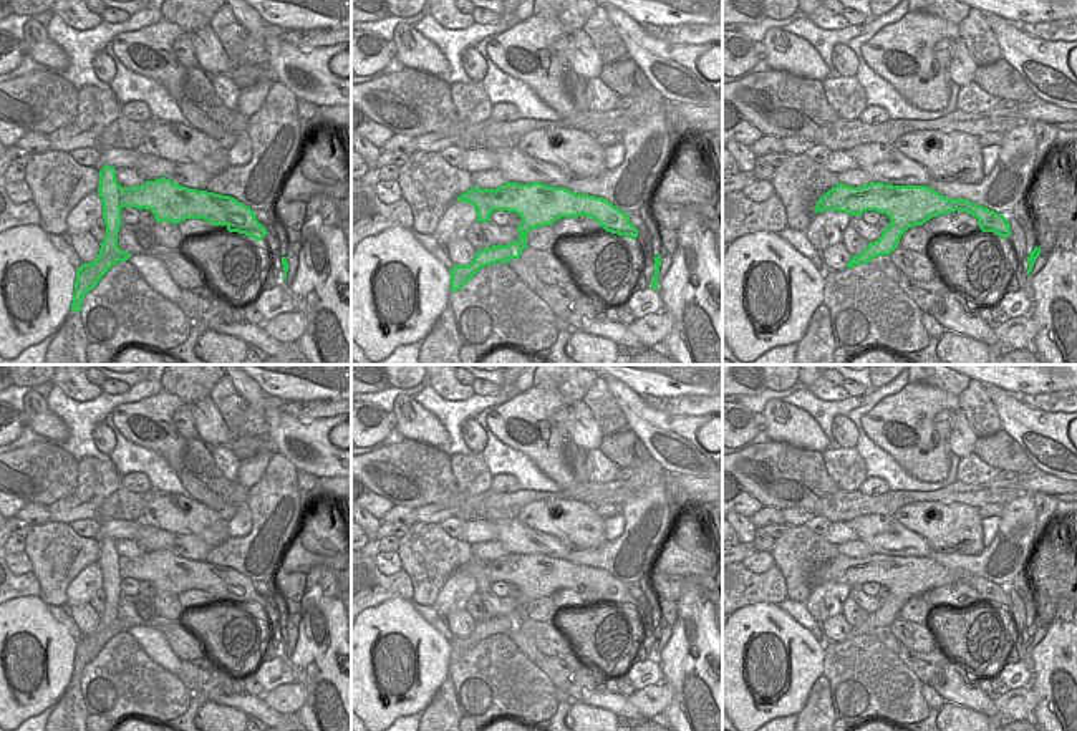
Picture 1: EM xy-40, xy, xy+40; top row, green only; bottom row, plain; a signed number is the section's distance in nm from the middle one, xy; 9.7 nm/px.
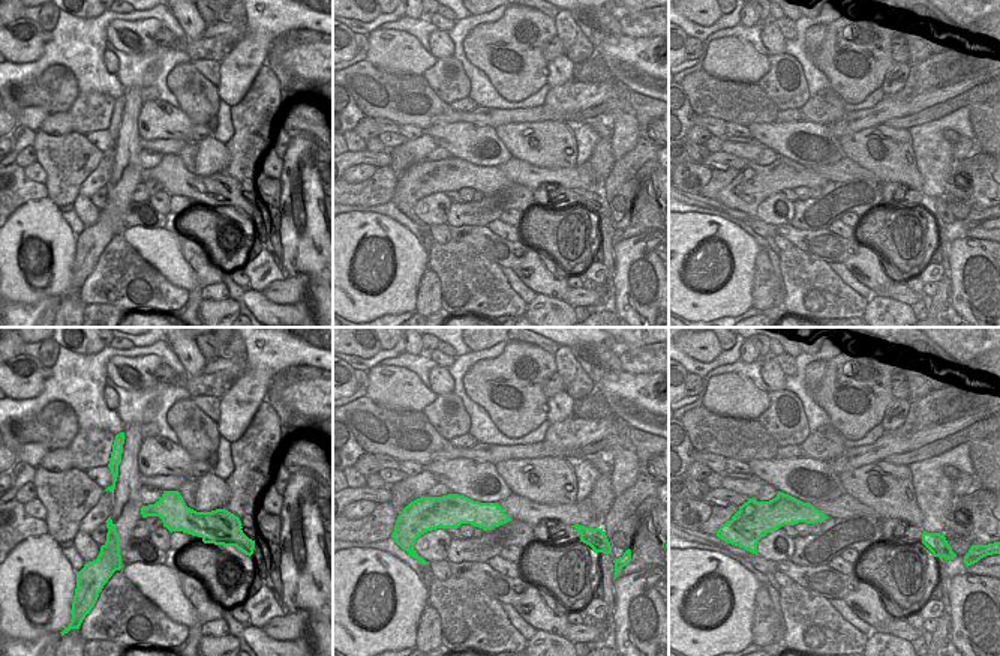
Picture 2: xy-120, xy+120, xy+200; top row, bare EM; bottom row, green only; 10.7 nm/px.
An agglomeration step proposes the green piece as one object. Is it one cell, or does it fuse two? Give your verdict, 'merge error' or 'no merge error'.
merge error

